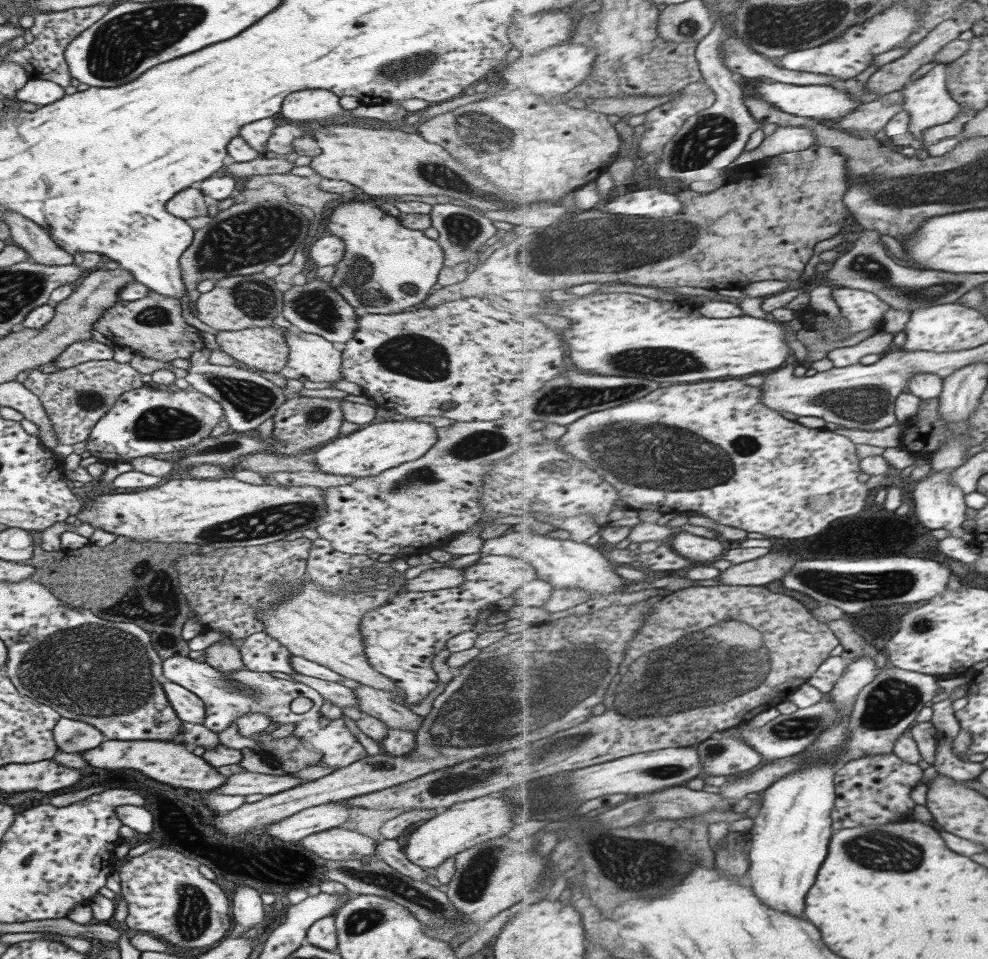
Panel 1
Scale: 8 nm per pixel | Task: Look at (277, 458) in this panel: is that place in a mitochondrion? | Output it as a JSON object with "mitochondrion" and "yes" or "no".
{"mitochondrion":"no"}

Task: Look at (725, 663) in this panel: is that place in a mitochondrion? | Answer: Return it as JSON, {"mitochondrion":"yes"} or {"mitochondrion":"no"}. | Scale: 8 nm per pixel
{"mitochondrion":"yes"}

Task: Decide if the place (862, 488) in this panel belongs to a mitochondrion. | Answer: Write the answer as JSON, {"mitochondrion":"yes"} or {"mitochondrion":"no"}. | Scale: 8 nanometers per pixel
{"mitochondrion":"no"}

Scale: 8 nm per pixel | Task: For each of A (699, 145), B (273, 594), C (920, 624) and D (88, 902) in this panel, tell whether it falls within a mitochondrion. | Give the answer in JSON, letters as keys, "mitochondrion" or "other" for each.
{"A":"mitochondrion","B":"other","C":"mitochondrion","D":"other"}

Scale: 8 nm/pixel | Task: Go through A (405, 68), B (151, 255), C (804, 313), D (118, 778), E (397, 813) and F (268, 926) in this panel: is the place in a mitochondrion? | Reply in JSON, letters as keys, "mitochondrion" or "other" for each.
{"A":"mitochondrion","B":"other","C":"other","D":"other","E":"other","F":"other"}

